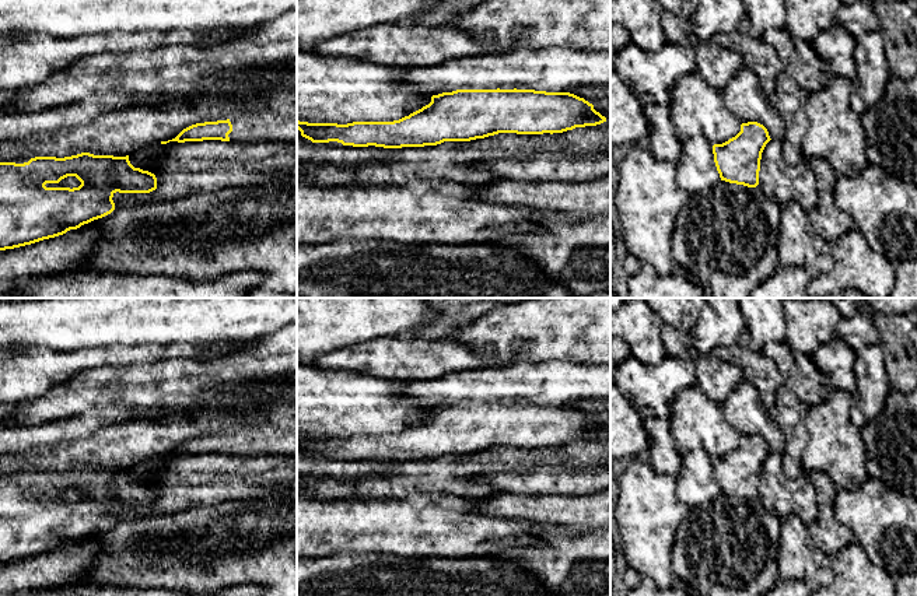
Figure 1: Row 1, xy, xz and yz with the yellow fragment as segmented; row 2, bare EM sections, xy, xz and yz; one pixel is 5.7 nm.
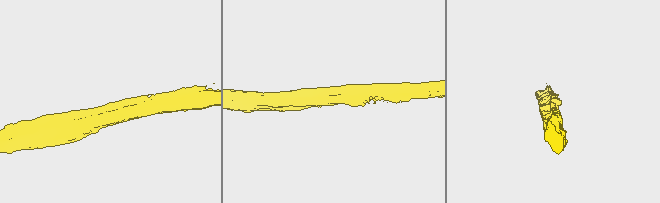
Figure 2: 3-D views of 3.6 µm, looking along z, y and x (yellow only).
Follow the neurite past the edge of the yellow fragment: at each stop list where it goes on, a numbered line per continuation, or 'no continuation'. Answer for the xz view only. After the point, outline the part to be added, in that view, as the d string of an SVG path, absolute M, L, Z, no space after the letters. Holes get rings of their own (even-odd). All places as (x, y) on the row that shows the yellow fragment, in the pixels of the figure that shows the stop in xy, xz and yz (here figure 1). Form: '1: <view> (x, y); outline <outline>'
no continuation

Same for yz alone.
no continuation

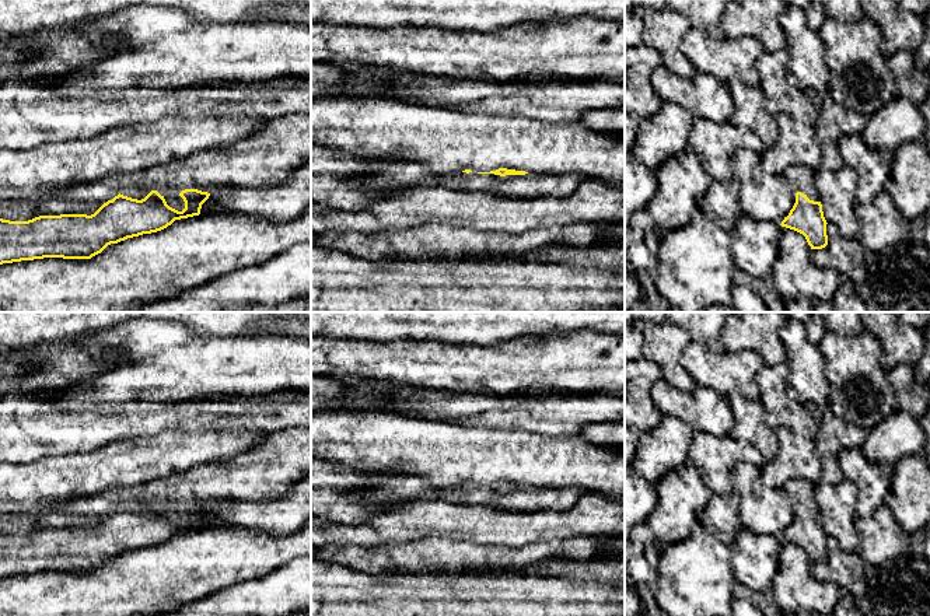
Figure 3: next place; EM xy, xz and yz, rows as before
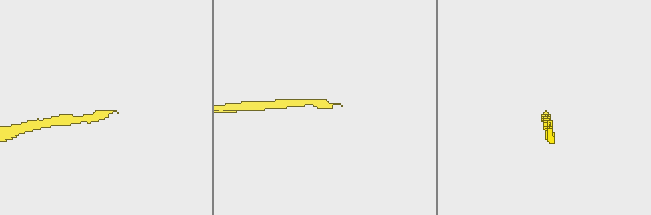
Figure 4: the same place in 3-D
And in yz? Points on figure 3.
1: yz (804, 179); outline M789 165L784 169L784 176L810 200L821 202L817 189L817 171L803 165Z

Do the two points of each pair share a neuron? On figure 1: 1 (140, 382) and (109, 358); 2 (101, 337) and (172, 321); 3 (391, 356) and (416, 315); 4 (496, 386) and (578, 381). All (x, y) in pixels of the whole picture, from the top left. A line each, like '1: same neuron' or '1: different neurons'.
1: different neurons
2: same neuron
3: different neurons
4: same neuron

